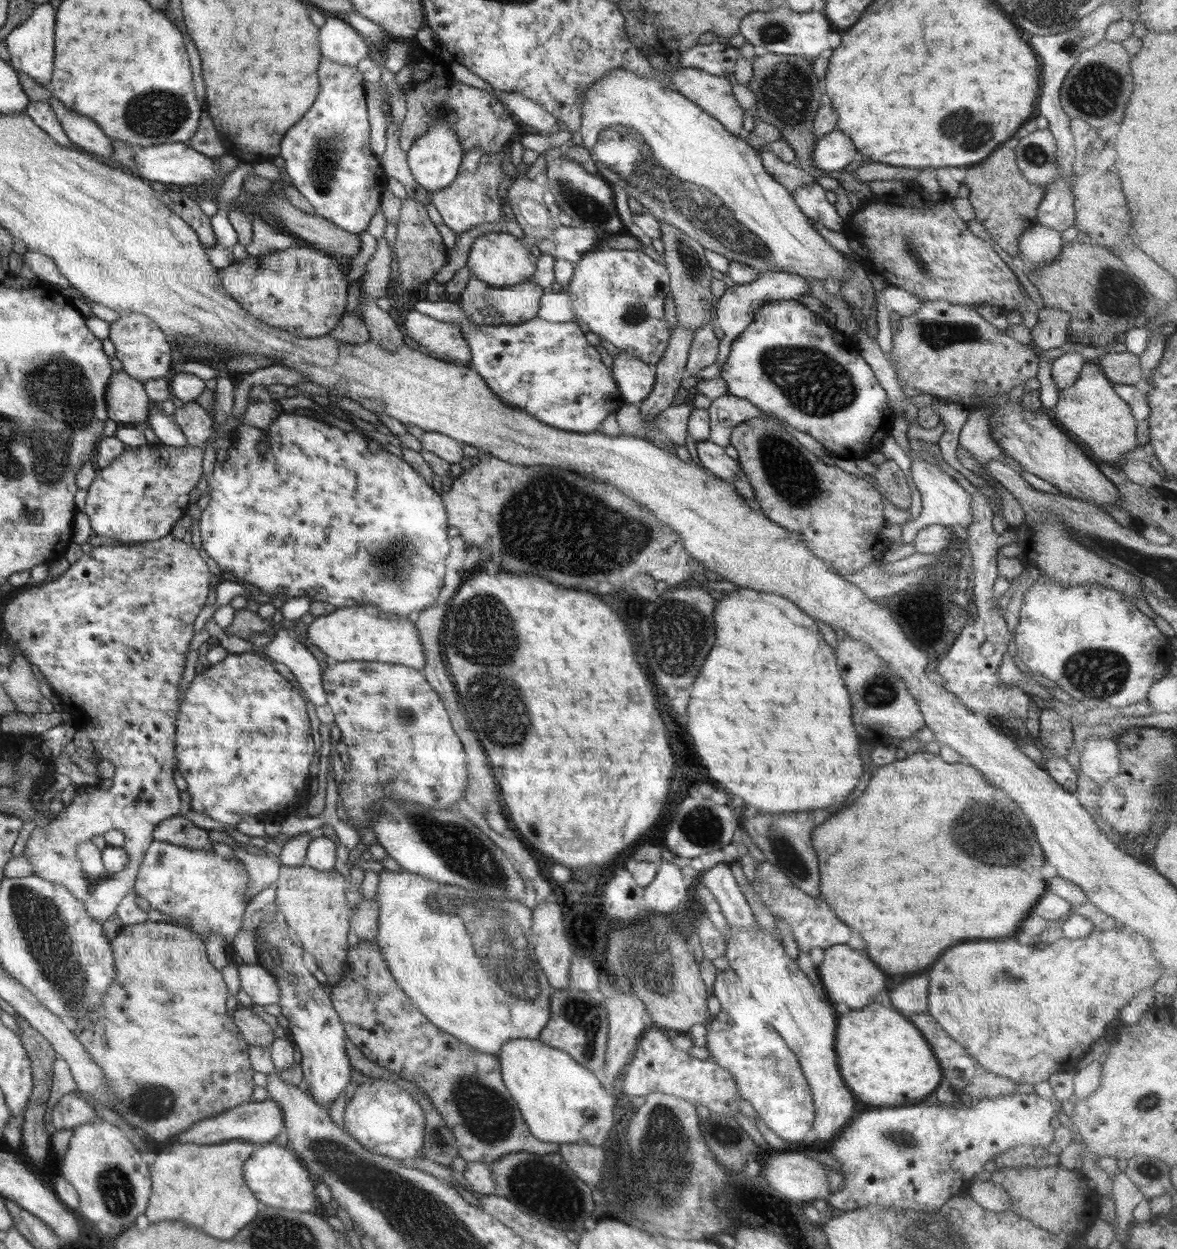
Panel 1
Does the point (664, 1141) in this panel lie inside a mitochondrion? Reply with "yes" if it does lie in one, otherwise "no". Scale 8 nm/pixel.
yes

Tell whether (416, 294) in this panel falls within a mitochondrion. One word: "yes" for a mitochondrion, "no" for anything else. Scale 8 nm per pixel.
no

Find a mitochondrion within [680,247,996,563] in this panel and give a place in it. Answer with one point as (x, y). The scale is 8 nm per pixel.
(812, 380)

